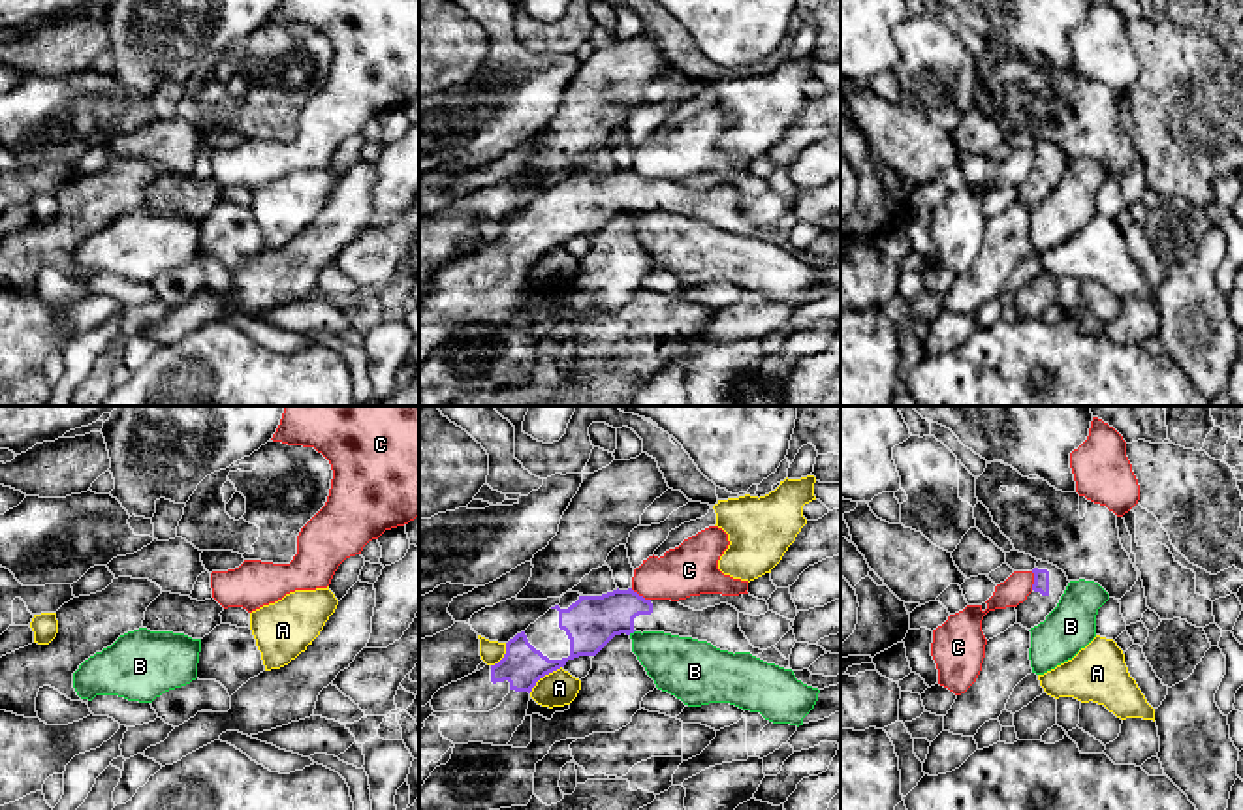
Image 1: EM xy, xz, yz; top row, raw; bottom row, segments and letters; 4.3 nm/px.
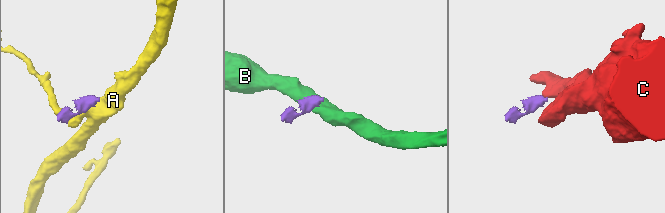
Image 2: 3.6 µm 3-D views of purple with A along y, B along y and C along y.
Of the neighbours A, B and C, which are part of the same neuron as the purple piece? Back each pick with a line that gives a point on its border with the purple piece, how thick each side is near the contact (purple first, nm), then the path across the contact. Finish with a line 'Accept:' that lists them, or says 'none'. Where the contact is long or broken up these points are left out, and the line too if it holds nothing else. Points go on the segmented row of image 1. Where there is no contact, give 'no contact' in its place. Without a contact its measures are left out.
Accept: none

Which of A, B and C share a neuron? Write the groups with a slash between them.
A / B / C

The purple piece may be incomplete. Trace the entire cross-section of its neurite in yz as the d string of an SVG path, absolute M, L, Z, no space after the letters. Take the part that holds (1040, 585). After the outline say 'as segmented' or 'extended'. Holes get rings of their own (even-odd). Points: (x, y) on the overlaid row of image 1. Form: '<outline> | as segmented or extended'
M1036 562L1032 592L1023 603L1015 607L1017 624L1031 630L1046 620L1046 616L1057 607L1061 596L1068 586L1068 577L1062 569L1049 562Z | extended

